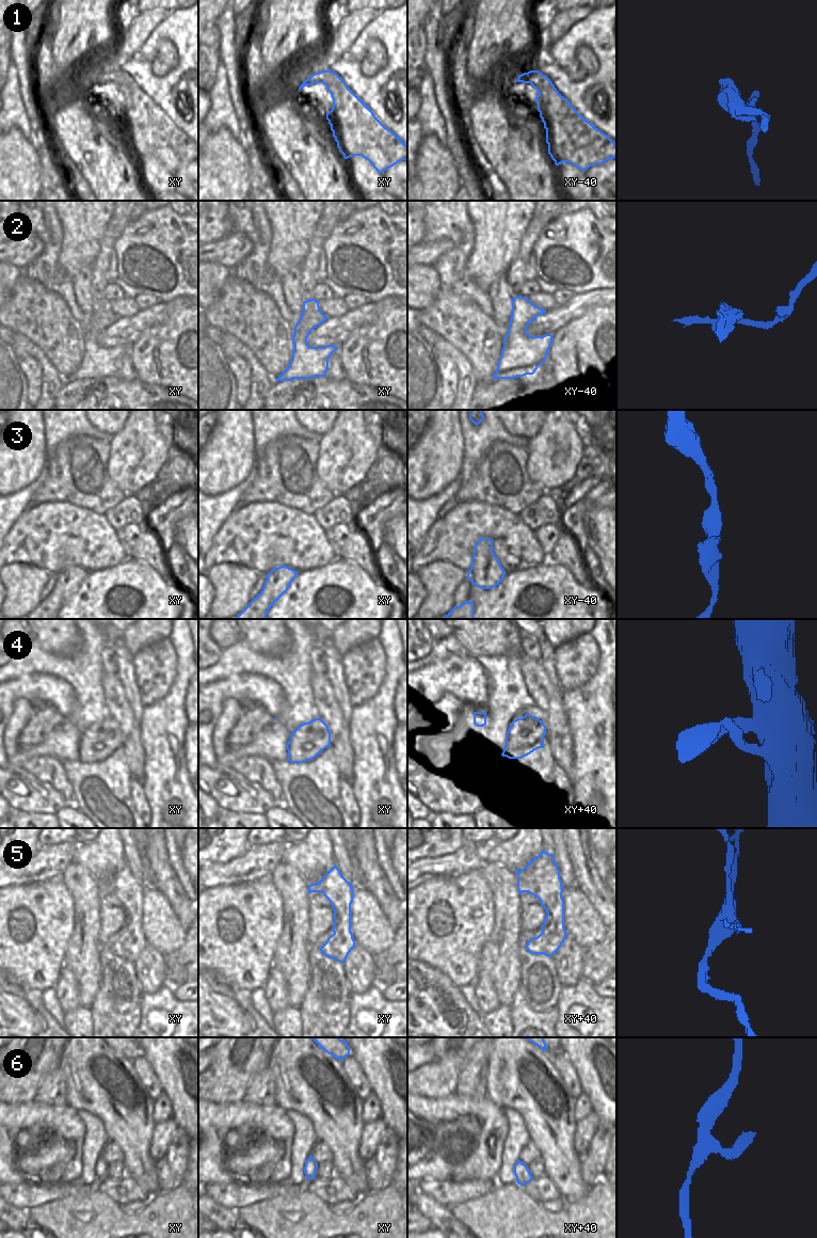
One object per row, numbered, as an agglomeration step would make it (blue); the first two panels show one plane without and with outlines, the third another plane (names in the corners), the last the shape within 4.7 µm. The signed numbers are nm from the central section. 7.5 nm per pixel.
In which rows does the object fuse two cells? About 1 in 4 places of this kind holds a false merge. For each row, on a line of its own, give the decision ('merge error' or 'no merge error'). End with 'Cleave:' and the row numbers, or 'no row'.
1: no merge error
2: merge error
3: no merge error
4: no merge error
5: merge error
6: no merge error
Cleave: 2, 5

